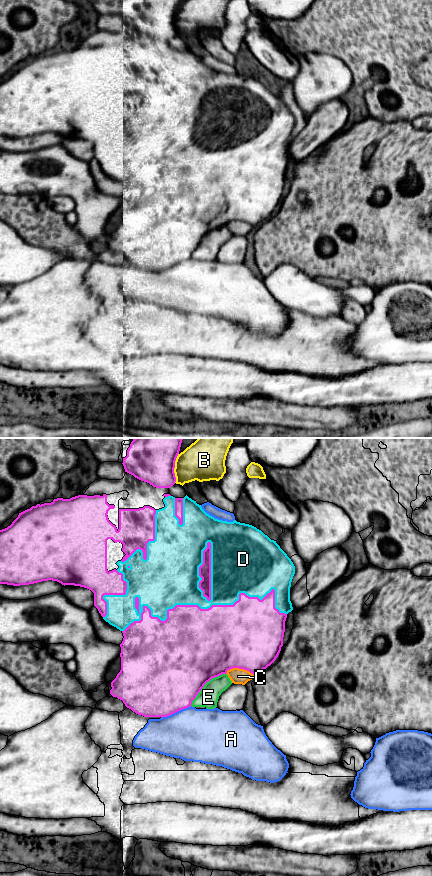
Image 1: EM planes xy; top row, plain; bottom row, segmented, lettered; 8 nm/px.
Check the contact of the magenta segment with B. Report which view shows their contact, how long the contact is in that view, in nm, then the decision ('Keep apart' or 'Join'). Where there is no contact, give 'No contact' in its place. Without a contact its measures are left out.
Touches magenta in xy. Shared border 240 nm. Keep apart

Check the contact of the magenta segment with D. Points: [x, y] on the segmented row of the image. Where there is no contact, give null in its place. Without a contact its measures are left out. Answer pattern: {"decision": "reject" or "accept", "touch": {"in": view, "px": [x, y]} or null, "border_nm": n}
{"decision": "accept", "touch": {"in": "xy", "px": [204, 609]}, "border_nm": 1300}

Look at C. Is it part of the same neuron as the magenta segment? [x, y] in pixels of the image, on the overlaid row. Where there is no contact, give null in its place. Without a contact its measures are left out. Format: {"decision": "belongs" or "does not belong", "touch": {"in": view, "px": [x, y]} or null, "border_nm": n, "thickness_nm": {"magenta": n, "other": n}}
{"decision": "does not belong", "touch": {"in": "xy", "px": [239, 668]}, "border_nm": 240, "thickness_nm": {"magenta": 500, "other": 130}}

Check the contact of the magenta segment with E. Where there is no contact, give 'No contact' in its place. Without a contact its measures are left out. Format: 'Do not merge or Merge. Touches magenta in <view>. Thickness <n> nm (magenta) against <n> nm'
Do not merge. Touches magenta in xy. Thickness 500 nm (magenta) against 160 nm

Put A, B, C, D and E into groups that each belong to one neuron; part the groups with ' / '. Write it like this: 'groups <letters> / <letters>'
groups A / B C E / D

